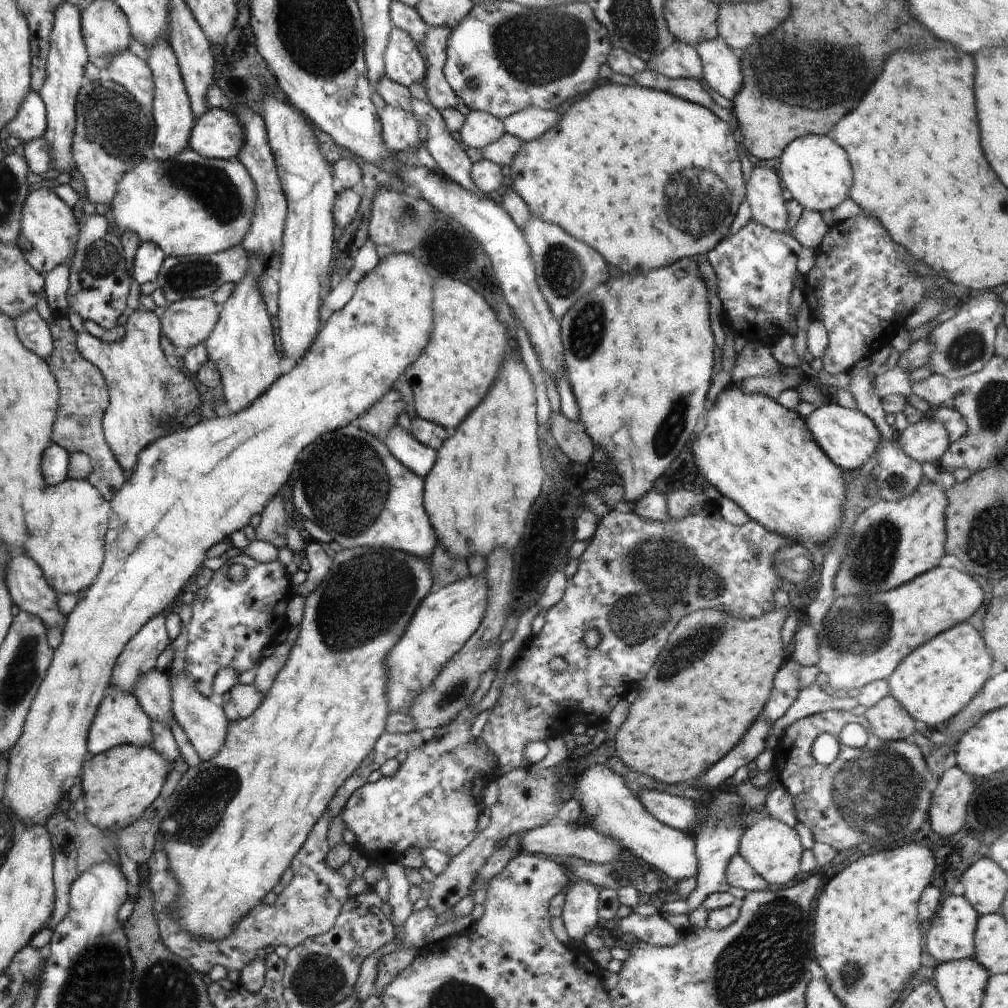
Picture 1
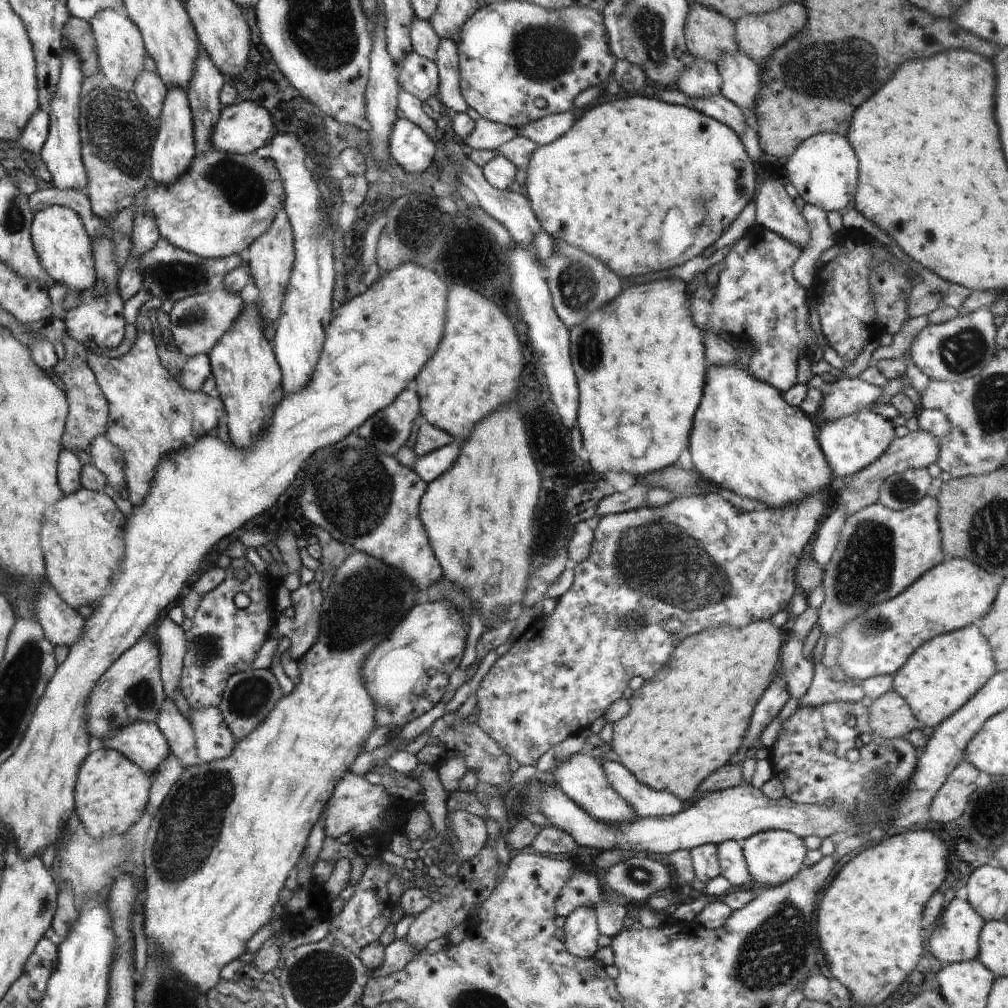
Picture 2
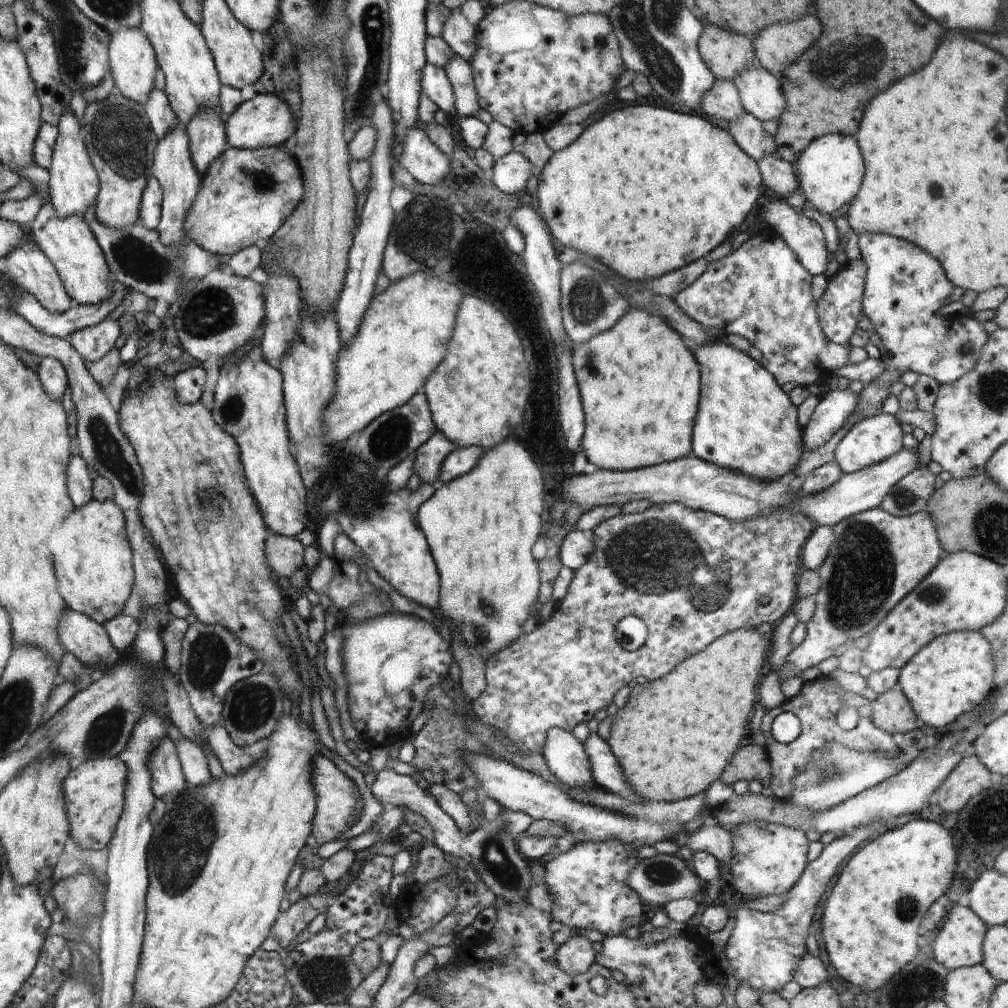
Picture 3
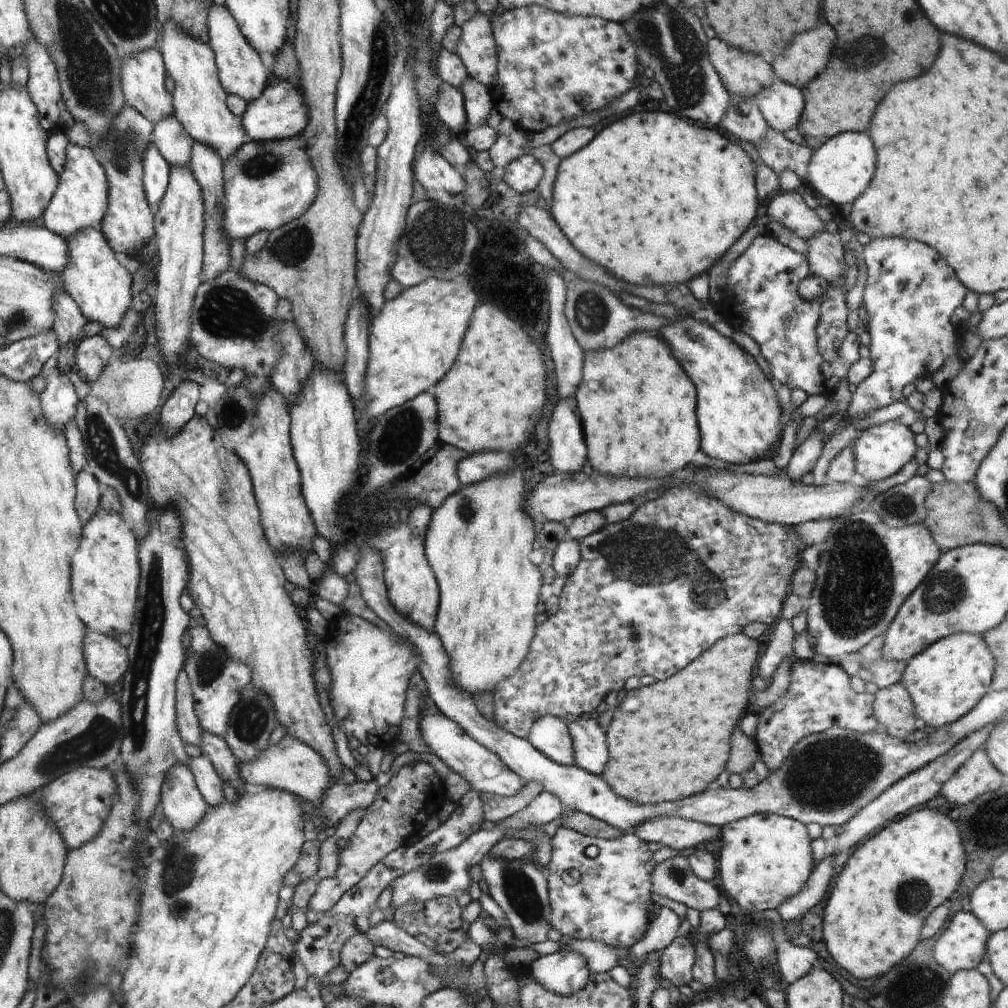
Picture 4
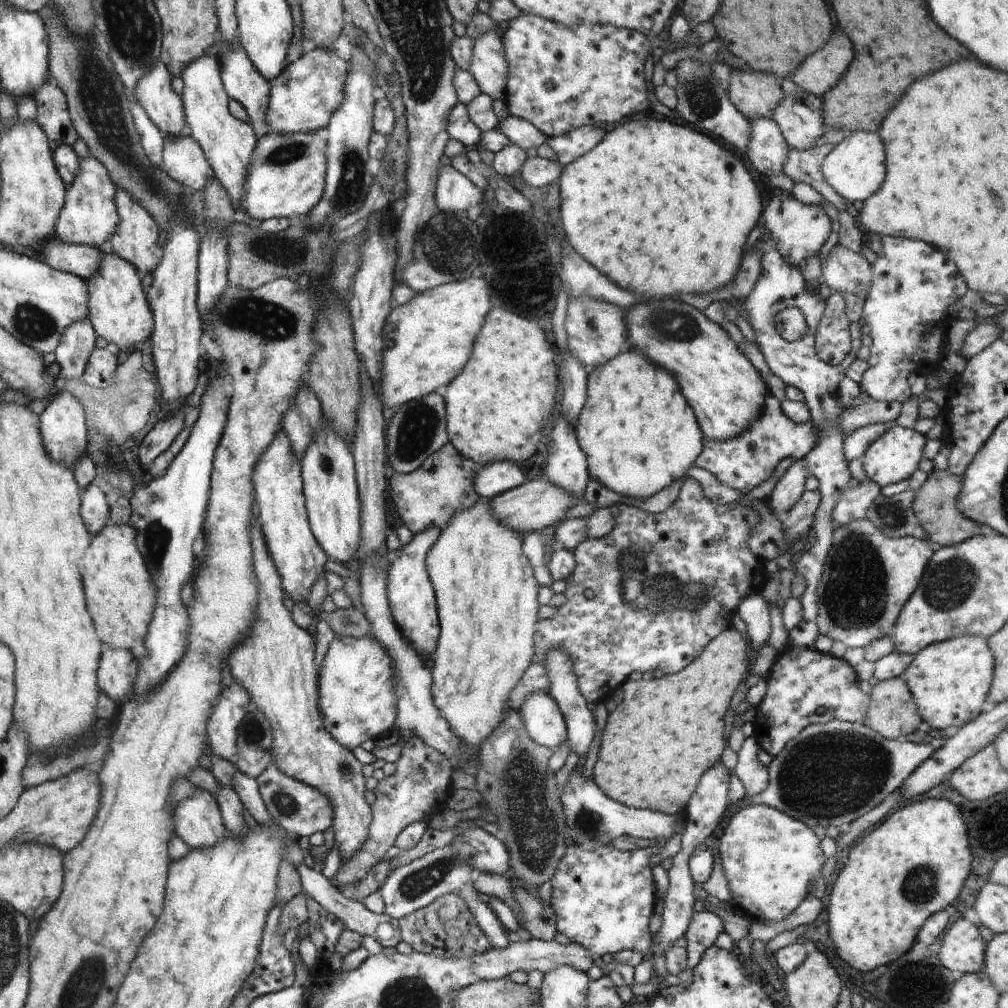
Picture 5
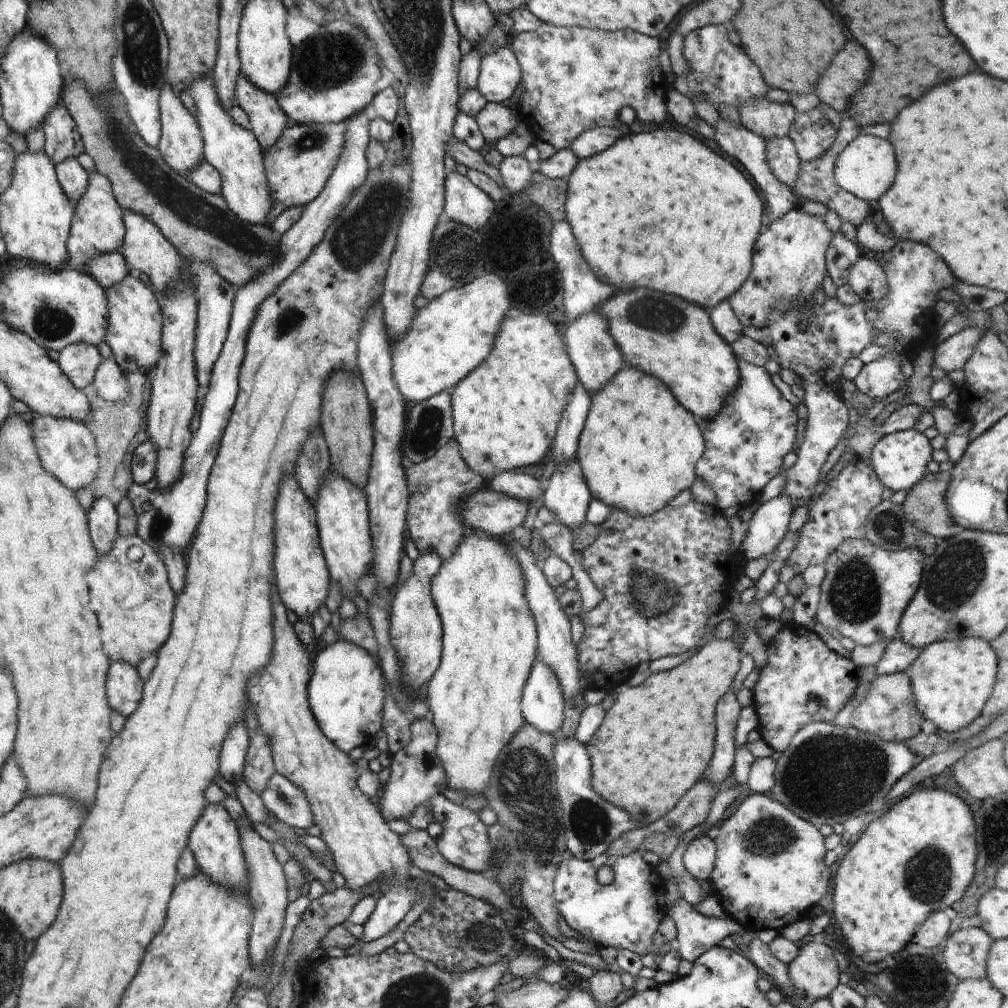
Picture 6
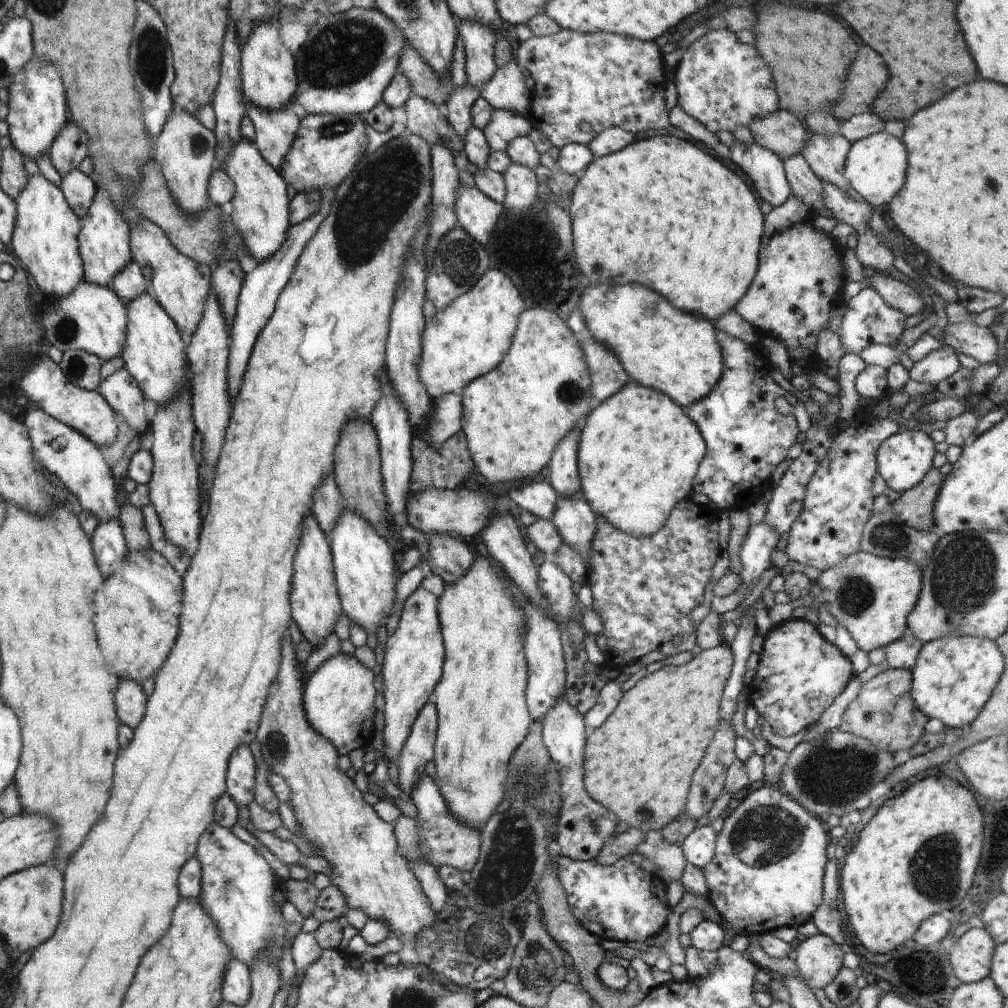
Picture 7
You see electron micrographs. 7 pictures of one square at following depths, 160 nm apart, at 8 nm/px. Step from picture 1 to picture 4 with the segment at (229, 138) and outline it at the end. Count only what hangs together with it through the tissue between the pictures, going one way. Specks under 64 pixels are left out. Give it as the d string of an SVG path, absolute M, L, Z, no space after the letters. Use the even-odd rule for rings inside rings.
M298 78L293 80L278 80L272 84L268 84L264 94L255 102L247 104L245 114L242 116L242 124L251 141L265 142L299 137L307 129L309 124L309 108L305 103L305 98L300 88Z

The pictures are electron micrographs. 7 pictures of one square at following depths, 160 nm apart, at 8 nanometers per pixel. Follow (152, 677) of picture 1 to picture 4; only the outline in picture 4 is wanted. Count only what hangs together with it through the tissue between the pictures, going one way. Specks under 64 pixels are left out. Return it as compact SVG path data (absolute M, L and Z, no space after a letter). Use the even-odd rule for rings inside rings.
M203 755L191 758L190 771L195 778L196 786L200 794L209 804L210 808L220 806L220 802L225 802L223 794L222 780L216 773L214 766Z

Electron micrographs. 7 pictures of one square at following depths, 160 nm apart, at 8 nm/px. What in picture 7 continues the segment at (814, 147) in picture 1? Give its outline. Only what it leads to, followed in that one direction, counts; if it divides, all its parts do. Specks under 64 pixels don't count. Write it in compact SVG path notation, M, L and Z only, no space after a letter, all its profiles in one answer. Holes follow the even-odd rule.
M880 131L851 143L844 165L844 174L849 185L862 195L866 203L881 209L881 206L889 204L896 193L902 190L907 168L908 151L905 144L898 137Z

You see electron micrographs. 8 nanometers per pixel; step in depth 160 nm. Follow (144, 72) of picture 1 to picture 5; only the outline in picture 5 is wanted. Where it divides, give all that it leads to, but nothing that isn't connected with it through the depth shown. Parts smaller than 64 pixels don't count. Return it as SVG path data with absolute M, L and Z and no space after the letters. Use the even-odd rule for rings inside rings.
M166 134L163 137L163 169L185 187L202 191L214 176L200 145L190 134L175 139Z

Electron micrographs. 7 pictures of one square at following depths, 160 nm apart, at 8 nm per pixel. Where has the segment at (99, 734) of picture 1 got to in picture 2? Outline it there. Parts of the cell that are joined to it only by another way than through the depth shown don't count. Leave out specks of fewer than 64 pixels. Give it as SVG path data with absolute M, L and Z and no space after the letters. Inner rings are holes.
M144 721L135 722L119 730L114 737L102 741L104 748L116 749L123 755L127 755L133 763L136 763L143 771L149 775L155 776L160 765L172 754L171 747L163 731L159 729L156 723L147 723Z

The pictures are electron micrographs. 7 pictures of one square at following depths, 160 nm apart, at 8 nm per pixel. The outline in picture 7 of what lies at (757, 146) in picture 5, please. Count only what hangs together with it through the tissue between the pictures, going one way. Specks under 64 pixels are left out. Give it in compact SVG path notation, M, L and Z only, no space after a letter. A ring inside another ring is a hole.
M798 154L782 162L791 186L792 196L801 200L807 206L808 211L817 212L825 206L823 182L814 174L806 159Z

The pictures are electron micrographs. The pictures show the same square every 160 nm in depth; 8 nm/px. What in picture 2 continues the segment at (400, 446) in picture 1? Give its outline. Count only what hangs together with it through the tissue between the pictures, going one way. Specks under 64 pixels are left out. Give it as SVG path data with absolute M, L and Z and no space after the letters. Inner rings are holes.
M450 443L429 452L425 457L417 458L413 470L427 483L432 482L442 476L456 462L458 454L460 454L460 445Z

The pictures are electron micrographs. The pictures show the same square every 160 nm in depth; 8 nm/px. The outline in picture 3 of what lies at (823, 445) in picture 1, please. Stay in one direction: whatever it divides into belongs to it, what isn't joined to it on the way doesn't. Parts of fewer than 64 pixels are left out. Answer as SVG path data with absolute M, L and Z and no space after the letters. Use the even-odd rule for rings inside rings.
M882 412L855 423L837 445L833 460L839 464L844 474L885 461L905 447L902 444L904 433L900 426L901 423L893 414Z

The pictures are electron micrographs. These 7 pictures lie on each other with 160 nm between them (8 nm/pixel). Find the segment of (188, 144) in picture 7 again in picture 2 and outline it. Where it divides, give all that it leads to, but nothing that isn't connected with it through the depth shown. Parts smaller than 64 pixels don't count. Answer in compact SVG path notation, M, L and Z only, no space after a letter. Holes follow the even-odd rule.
M106 9L95 15L88 21L93 28L93 35L97 42L97 59L99 70L104 73L105 84L119 88L123 91L135 89L137 79L144 71L144 58L146 50L142 42L142 34L139 27L127 17L125 12Z

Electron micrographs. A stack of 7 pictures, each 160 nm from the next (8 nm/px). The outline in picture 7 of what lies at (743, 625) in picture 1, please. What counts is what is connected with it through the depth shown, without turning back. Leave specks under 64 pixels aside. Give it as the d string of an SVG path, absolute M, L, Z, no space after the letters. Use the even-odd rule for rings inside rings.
M721 642L713 648L702 649L687 664L666 665L653 673L642 673L628 684L608 720L590 730L582 763L584 788L597 803L615 814L624 827L640 829L644 834L660 831L685 814L692 775L721 721L721 698L732 665L731 648Z

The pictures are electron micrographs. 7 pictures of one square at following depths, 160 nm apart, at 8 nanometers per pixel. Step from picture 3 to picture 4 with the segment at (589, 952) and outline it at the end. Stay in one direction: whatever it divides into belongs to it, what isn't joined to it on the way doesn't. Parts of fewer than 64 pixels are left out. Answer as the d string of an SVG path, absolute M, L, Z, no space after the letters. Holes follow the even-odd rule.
M561 950L532 962L529 970L546 990L558 996L570 996L588 984L590 972L582 954Z

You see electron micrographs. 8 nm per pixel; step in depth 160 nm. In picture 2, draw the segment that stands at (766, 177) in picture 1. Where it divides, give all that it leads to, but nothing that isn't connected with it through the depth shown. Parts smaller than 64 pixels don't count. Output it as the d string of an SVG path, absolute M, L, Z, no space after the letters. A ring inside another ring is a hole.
M775 175L757 188L755 224L803 249L810 240L811 230L794 199L786 193L785 184L780 175Z

